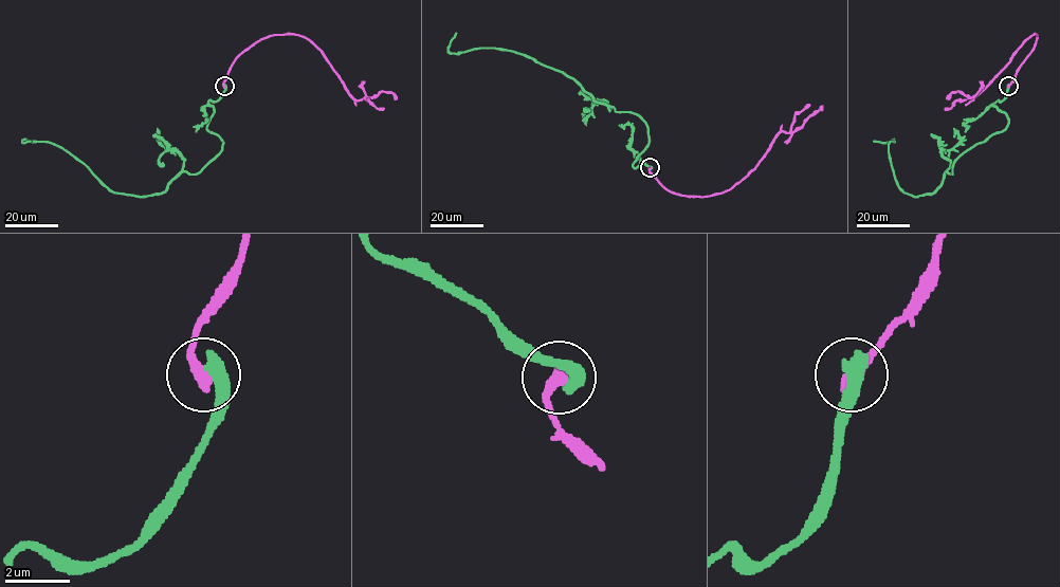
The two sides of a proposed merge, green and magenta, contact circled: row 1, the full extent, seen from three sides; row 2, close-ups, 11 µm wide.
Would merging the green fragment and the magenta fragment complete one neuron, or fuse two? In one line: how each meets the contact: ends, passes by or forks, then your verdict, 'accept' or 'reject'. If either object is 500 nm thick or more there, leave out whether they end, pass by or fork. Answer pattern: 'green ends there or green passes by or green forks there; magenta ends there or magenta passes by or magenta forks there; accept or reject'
reject

